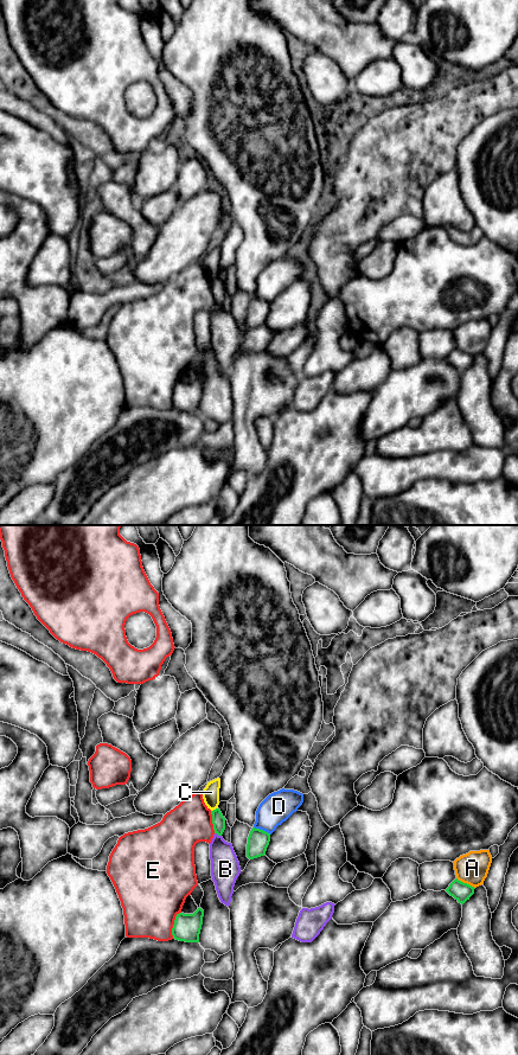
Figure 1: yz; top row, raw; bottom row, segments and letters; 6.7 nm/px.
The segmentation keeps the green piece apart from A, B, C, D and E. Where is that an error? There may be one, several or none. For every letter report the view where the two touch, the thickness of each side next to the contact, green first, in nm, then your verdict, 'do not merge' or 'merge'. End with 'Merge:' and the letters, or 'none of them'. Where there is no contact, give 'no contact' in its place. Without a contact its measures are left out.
A: yz | 130/220 nm | do not merge
B: yz | 90/200 nm | do not merge
C: yz | 90/110 nm | do not merge
D: yz | 140/200 nm | do not merge
E: yz | 180/420 nm | do not merge
Merge: none of them

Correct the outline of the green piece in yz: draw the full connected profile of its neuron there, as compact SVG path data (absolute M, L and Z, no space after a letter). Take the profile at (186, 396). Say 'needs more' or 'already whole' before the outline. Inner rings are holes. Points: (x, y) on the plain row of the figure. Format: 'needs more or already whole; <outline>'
already whole; M198 377L193 383L179 382L172 397L173 408L185 411L199 411L204 379Z

